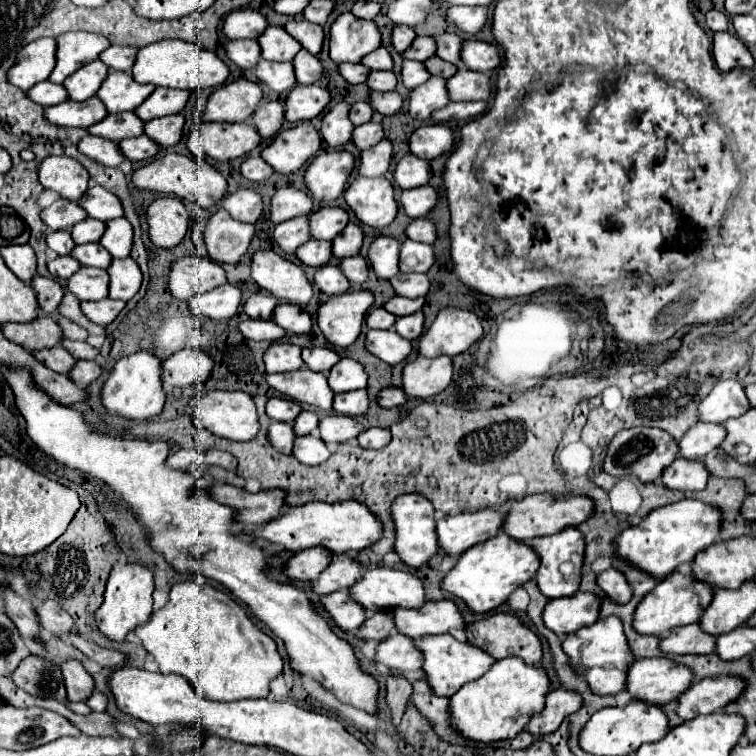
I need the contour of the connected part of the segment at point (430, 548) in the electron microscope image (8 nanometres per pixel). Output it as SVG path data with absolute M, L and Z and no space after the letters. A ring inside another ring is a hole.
M403 494L393 500L391 506L393 522L395 522L395 542L393 550L407 566L421 566L425 564L439 548L437 548L437 532L435 532L435 520L433 520L433 506L427 498L421 494Z

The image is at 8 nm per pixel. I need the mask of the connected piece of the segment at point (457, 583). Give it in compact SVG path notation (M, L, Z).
M501 532L463 552L453 570L443 578L441 588L451 596L463 600L465 606L475 614L485 614L501 606L513 590L523 586L527 580L535 578L537 566L539 558L527 544L521 544Z

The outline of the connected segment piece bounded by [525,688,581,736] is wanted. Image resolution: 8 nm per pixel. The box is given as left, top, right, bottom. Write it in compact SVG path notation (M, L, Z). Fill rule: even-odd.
M563 688L551 690L545 698L545 708L527 722L525 730L529 730L533 736L551 734L559 728L559 724L563 722L565 716L573 714L579 708L581 708L579 694L575 694L571 690L563 690Z

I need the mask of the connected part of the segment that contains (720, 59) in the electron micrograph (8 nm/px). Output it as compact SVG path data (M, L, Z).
M717 32L713 36L713 56L717 66L725 72L733 68L753 68L753 56L749 48L727 32Z

